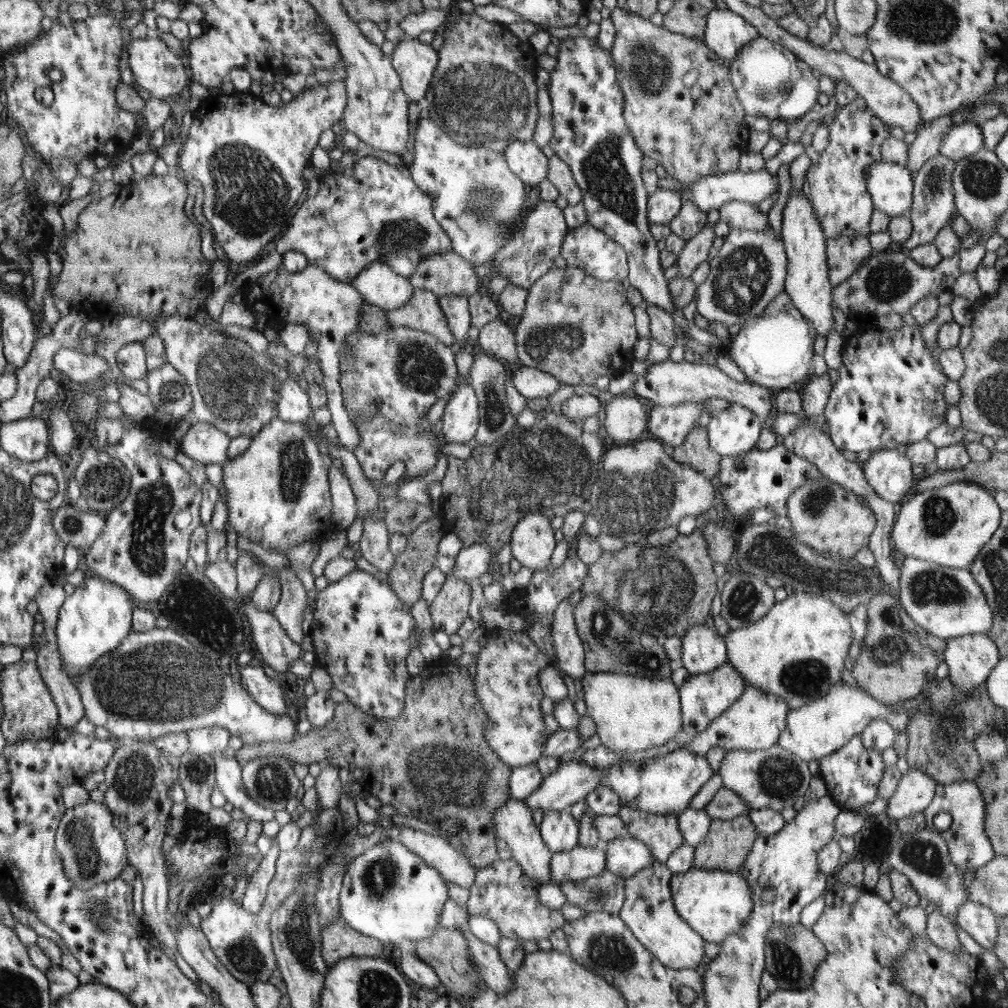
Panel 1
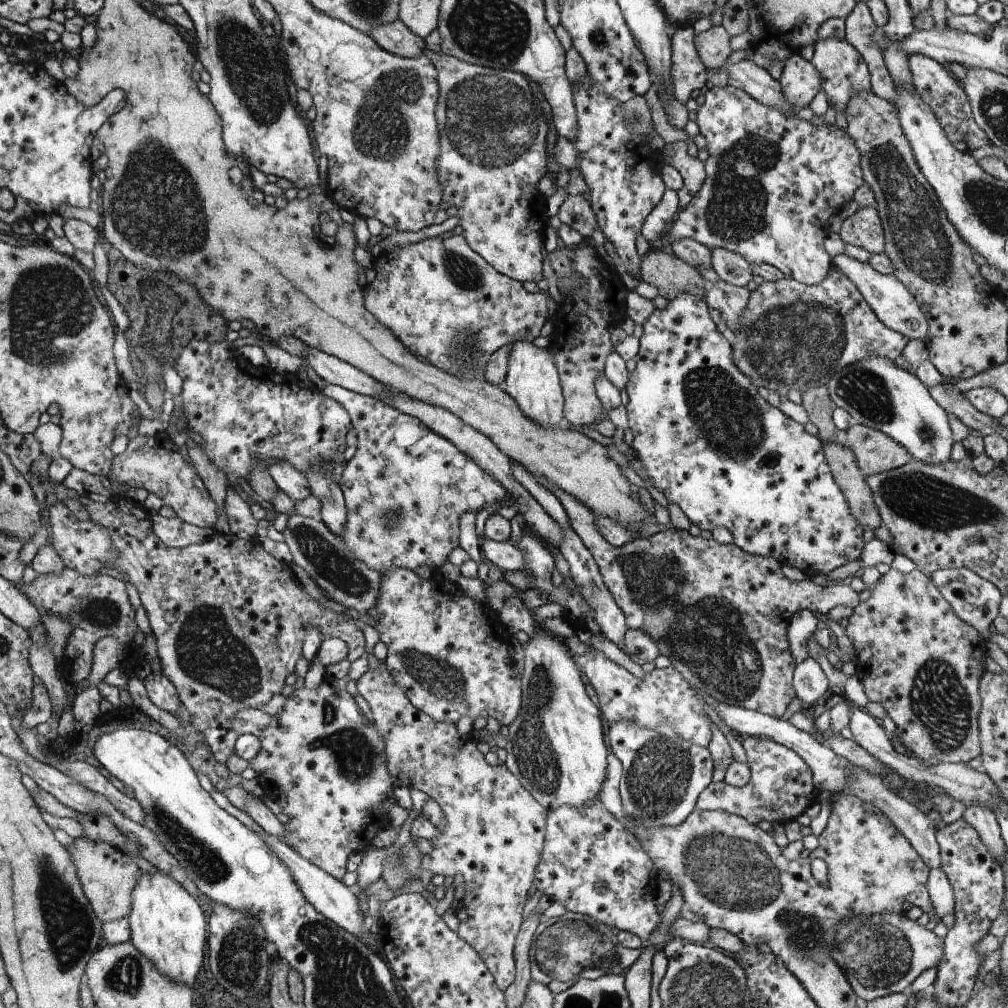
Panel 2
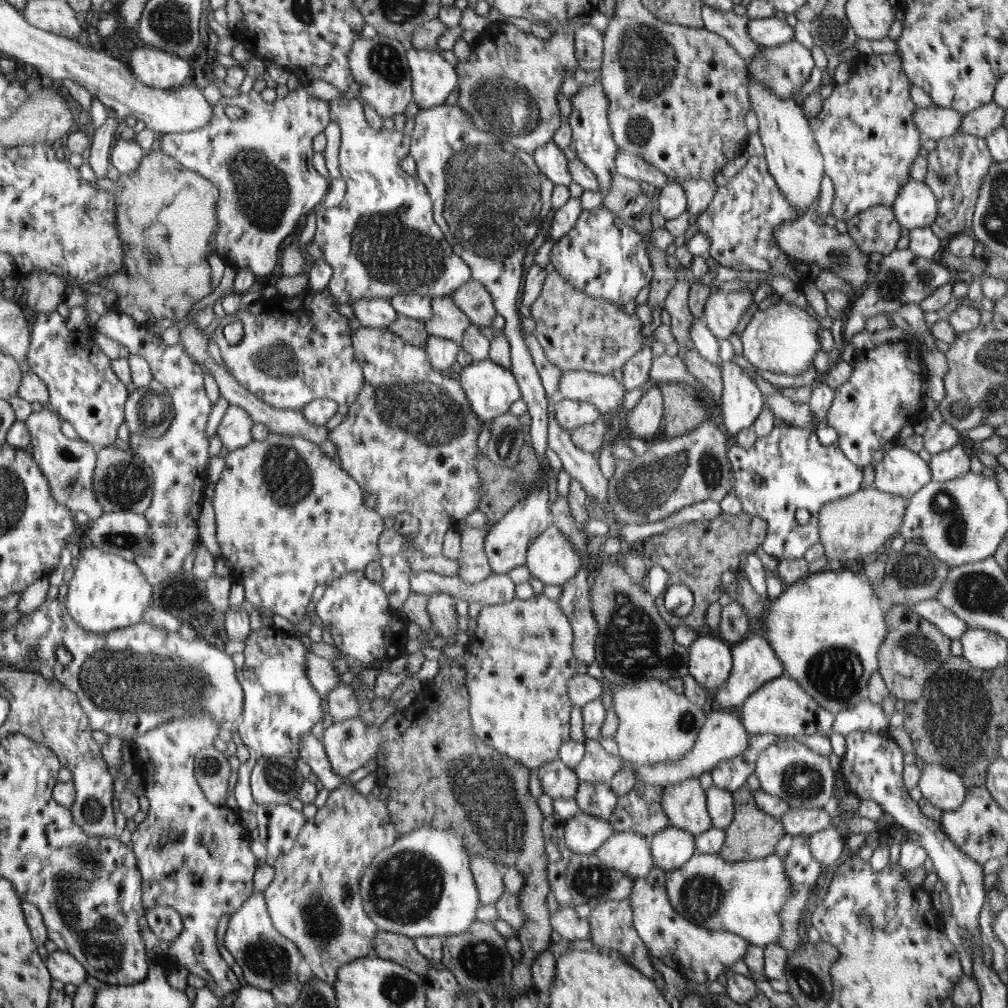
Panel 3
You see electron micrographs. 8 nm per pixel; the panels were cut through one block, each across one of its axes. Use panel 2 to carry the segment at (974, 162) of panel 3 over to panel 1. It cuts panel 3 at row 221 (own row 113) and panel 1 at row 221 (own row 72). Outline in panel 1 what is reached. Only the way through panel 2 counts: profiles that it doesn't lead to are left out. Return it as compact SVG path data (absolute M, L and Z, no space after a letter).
M942 153L935 154L922 165L922 168L913 175L913 193L912 193L912 207L909 210L911 223L913 224L913 235L906 242L893 244L890 249L900 250L902 252L909 252L917 246L932 243L936 235L944 228L944 225L950 224L956 216L954 208L954 194L952 194L952 173L956 168L957 161L944 156Z

